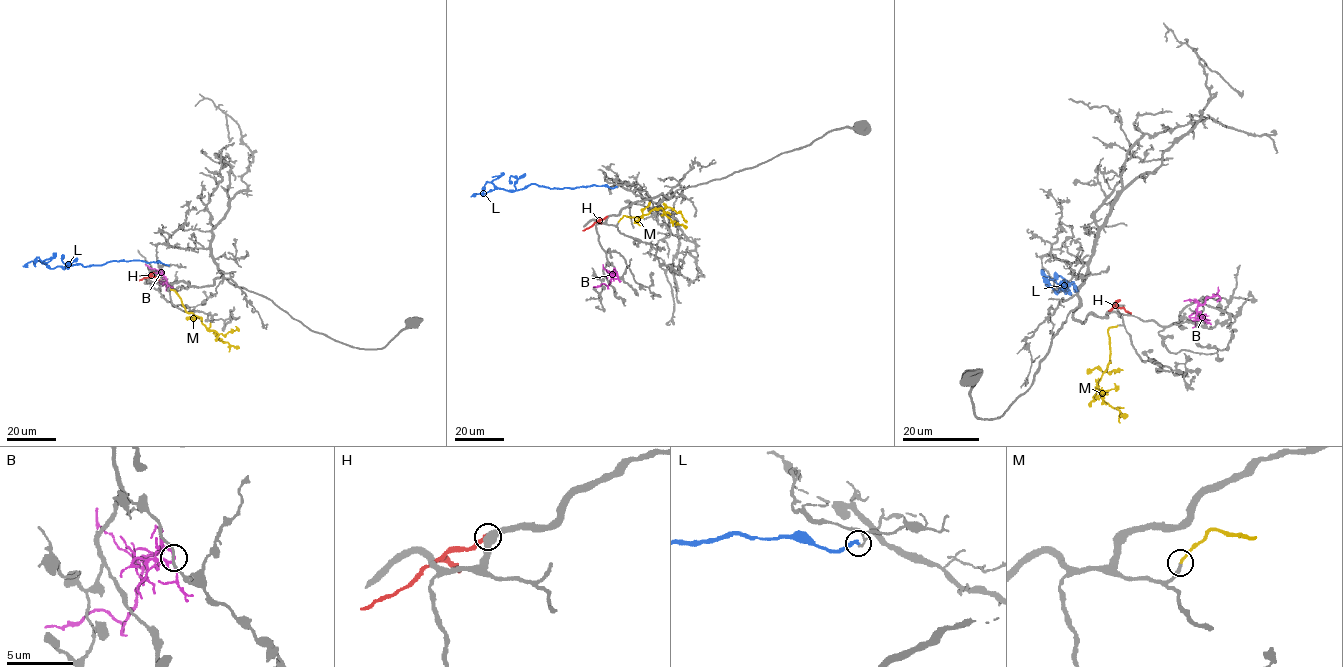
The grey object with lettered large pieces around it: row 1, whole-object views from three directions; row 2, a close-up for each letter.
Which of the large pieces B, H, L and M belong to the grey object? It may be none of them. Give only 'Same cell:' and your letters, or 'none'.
Same cell: M

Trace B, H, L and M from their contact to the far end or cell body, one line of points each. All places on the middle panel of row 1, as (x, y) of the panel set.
B: (617, 274), (613, 273), (608, 285), (593, 286)
H: (606, 217), (582, 230)
L: (616, 186), (558, 188), (530, 184), (514, 191), (494, 188), (470, 196)
M: (618, 222), (624, 215), (640, 217), (661, 208), (673, 221), (687, 227)

